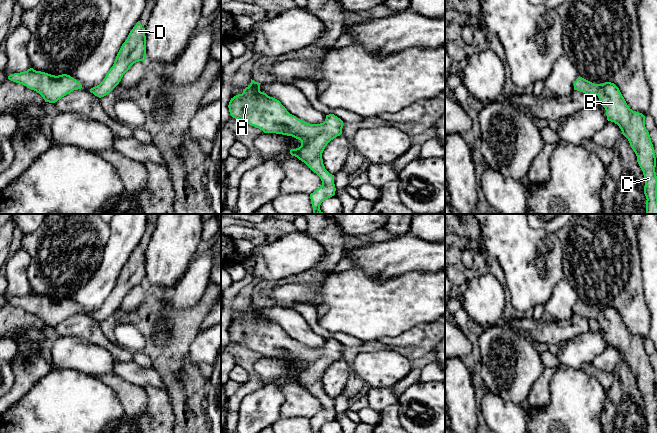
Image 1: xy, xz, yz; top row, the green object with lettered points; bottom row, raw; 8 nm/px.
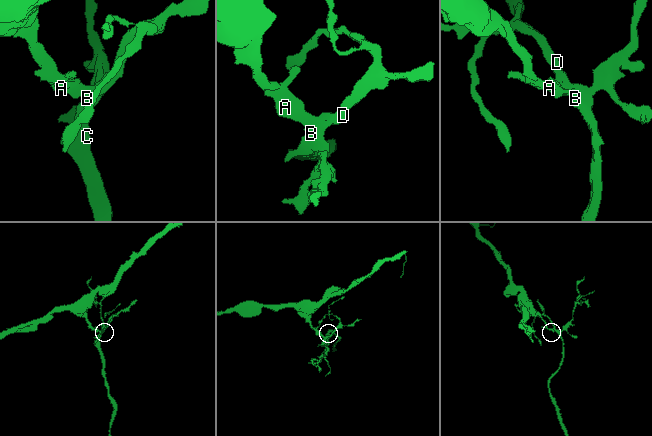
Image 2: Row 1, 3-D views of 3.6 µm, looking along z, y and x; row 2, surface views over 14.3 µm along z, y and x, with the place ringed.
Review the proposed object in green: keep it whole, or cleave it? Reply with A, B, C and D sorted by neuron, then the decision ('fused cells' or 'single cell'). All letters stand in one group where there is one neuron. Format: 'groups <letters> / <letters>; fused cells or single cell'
groups A B C D; single cell

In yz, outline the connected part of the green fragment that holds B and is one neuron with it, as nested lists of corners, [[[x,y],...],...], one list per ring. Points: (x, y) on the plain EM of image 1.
[[[579,300],[574,306],[574,314],[587,319],[597,319],[600,328],[606,334],[607,344],[619,350],[643,395],[646,433],[657,433],[656,381],[649,356],[645,351],[645,340],[629,332],[614,307],[594,308]]]

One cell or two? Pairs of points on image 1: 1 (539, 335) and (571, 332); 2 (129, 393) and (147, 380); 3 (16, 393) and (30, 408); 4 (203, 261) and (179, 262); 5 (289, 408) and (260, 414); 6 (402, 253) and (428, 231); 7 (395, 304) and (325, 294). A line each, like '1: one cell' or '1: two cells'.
1: one cell
2: two cells
3: two cells
4: two cells
5: two cells
6: two cells
7: one cell

